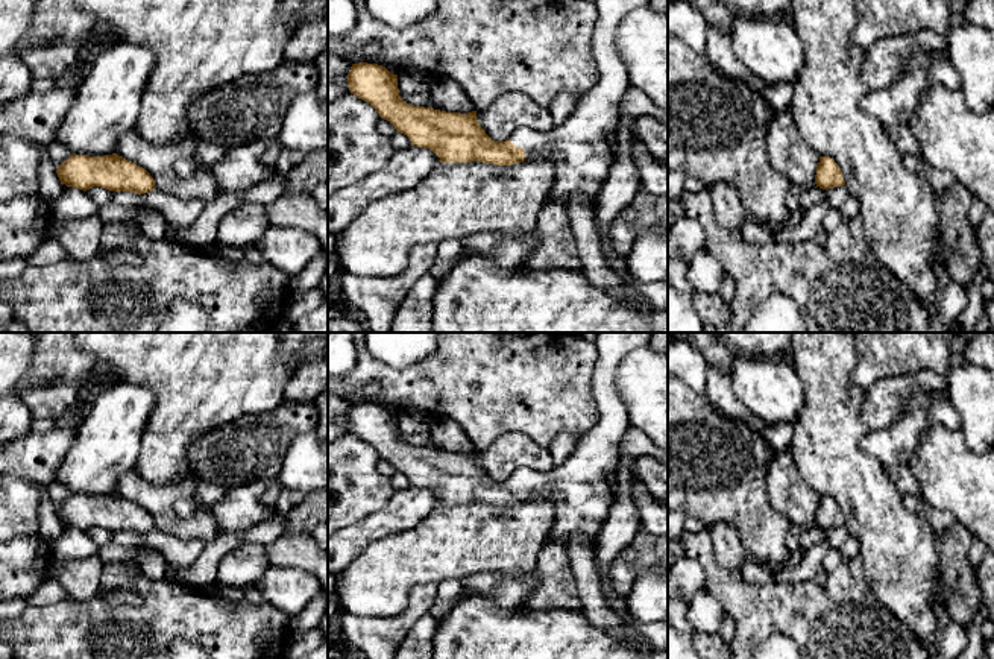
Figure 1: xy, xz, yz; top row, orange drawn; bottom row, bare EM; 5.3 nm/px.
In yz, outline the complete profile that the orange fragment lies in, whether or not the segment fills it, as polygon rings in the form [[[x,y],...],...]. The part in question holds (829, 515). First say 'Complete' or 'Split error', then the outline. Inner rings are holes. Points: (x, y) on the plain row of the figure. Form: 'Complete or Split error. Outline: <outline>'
Complete. Outline: [[[819,497],[815,515],[816,527],[823,530],[845,525],[839,506],[830,497]]]

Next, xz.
Split error. Outline: [[[599,333],[595,339],[598,361],[592,374],[590,390],[596,404],[598,424],[580,436],[577,448],[566,462],[549,472],[521,468],[505,481],[492,480],[477,460],[477,451],[460,454],[414,446],[399,436],[398,415],[378,404],[352,404],[348,415],[349,431],[370,443],[381,459],[388,460],[395,469],[407,475],[413,486],[433,490],[440,503],[480,501],[493,506],[511,506],[524,501],[548,500],[555,506],[555,519],[548,544],[568,545],[578,534],[596,538],[601,531],[610,506],[613,475],[621,462],[621,442],[631,427],[627,407],[616,389],[615,374],[627,354],[650,343],[653,333]]]

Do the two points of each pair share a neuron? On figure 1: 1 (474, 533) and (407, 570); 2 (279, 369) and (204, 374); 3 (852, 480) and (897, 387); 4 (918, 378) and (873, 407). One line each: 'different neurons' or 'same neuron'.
1: same neuron
2: same neuron
3: different neurons
4: same neuron

